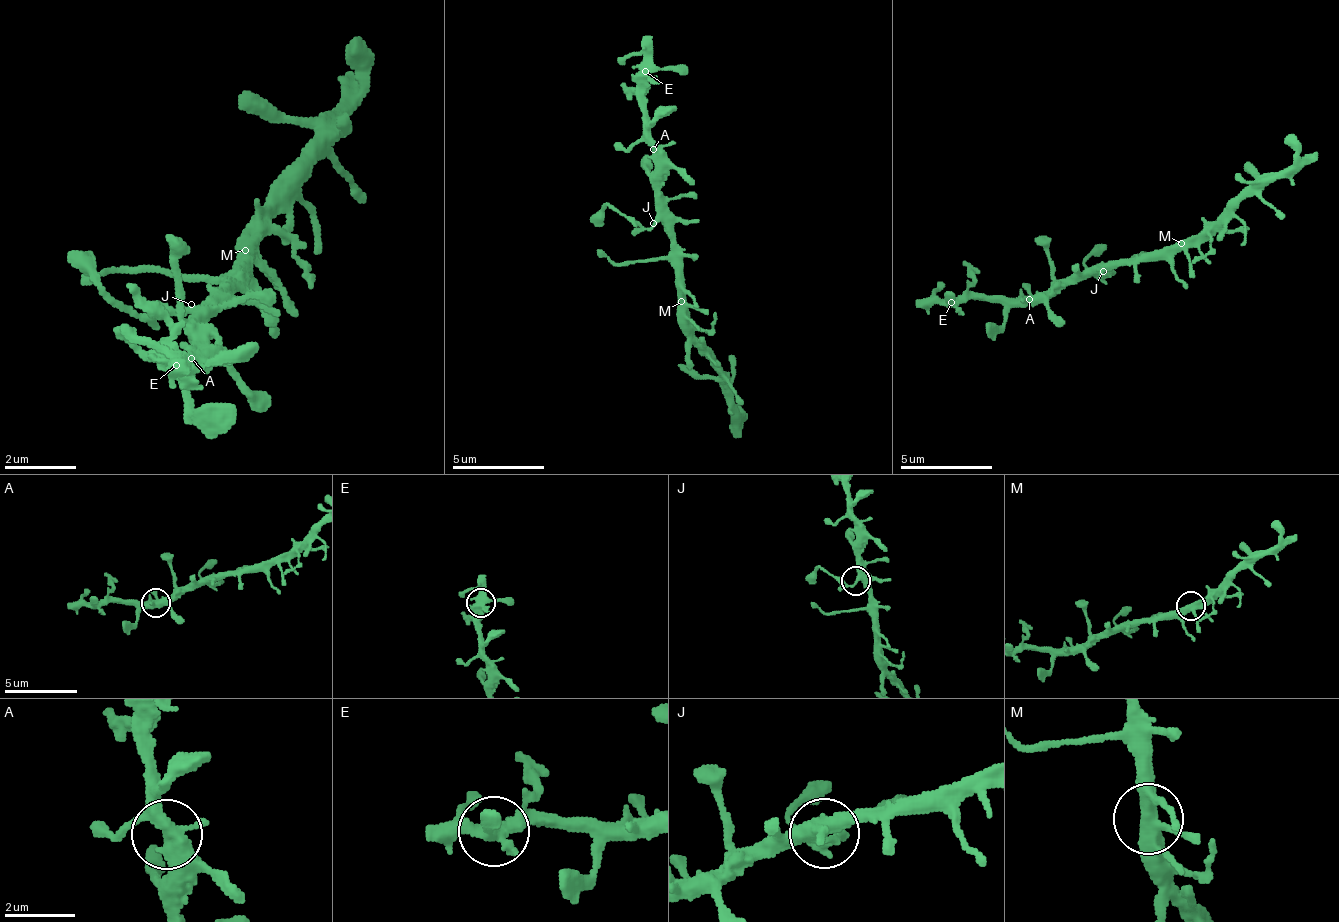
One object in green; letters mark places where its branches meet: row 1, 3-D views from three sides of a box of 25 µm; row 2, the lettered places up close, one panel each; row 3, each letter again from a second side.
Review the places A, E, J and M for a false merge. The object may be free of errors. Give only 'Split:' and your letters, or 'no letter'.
Split: no letter

